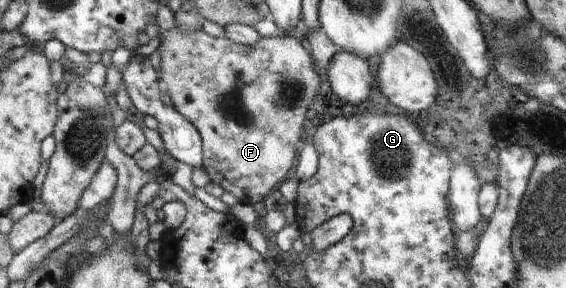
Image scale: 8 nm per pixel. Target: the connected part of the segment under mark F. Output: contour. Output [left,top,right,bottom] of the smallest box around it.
[157,27,327,205]

